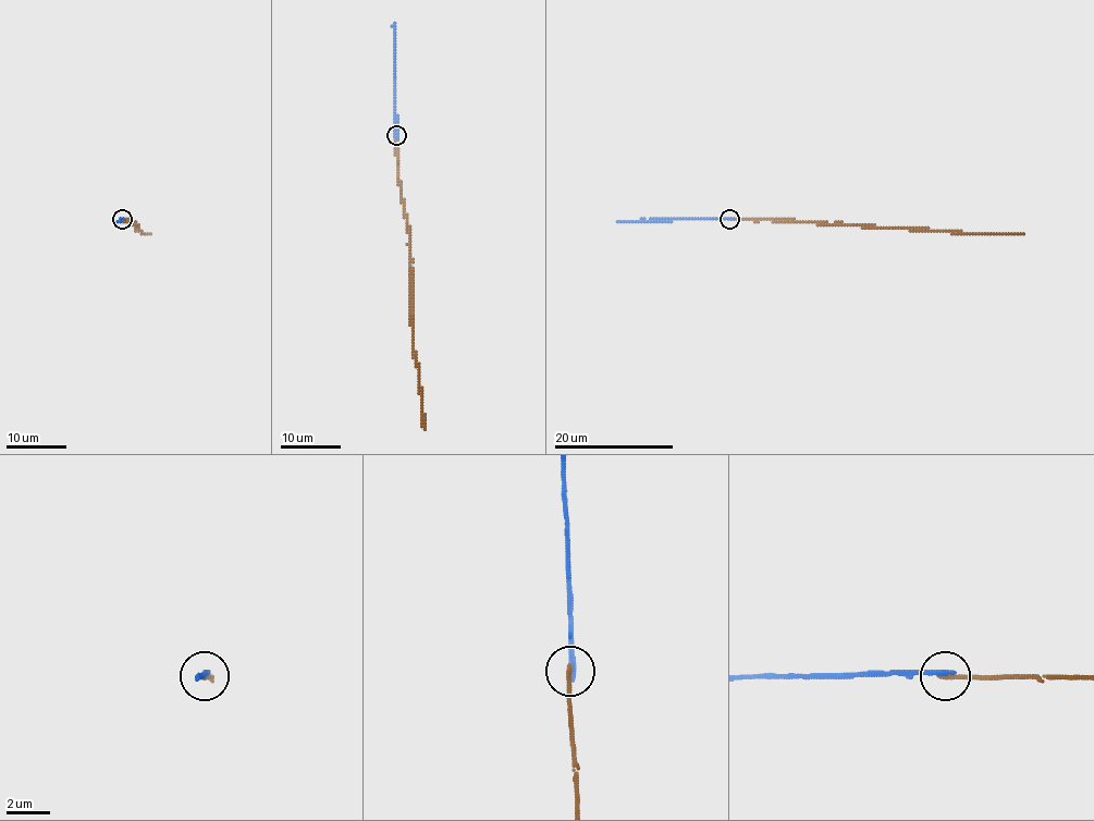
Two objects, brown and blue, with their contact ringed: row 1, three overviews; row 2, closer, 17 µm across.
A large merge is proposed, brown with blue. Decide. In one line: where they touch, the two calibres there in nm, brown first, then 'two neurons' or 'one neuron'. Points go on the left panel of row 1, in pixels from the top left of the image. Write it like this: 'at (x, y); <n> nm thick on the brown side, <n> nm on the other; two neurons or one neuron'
at (122, 219); 200 nm thick on the brown side, 280 nm on the other; two neurons

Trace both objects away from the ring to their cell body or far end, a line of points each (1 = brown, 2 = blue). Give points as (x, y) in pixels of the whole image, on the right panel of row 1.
1: (730, 219), (1022, 234)
2: (730, 218), (618, 221)

